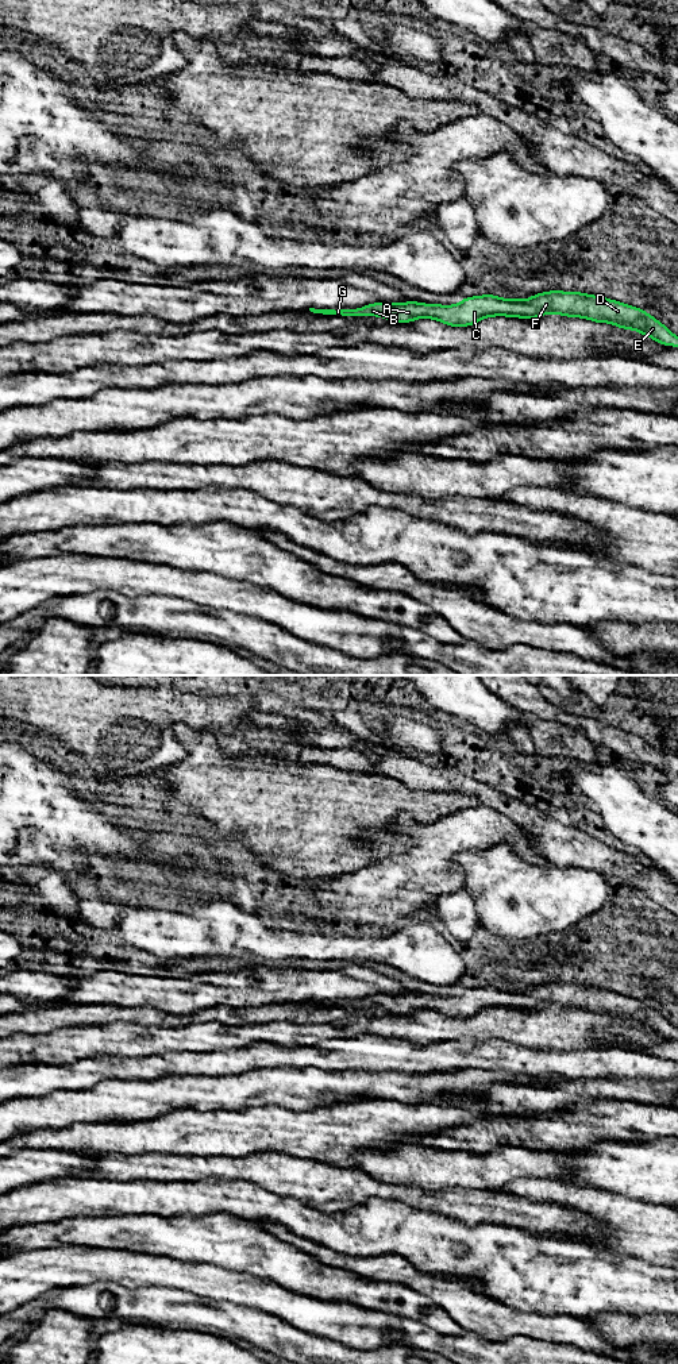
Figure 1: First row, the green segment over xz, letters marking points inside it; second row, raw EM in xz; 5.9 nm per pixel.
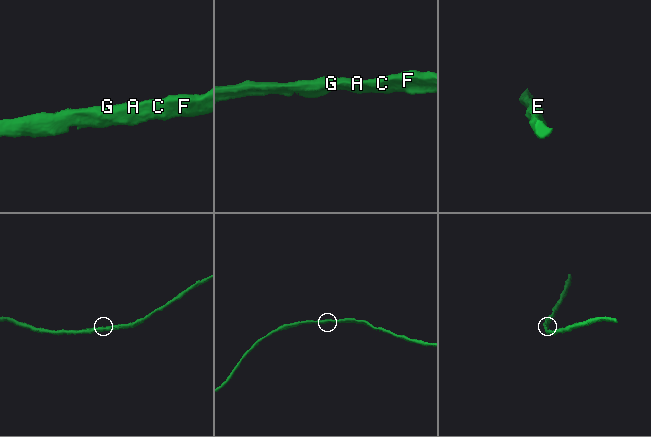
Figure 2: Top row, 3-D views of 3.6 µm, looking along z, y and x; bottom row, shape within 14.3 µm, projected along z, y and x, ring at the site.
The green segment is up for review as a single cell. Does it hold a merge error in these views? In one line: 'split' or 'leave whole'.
leave whole

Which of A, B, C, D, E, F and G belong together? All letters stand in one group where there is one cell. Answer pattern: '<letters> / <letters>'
A B C D E F G

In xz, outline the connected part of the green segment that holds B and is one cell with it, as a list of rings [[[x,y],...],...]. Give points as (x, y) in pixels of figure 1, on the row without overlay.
[[[544,983],[527,991],[506,991],[493,986],[463,990],[457,997],[423,994],[375,994],[358,1001],[315,1001],[313,1005],[325,1007],[380,1007],[392,1014],[409,1014],[416,1010],[435,1010],[451,1018],[467,1018],[492,1007],[535,1010],[546,1005],[570,1009],[583,1009],[597,1014],[610,1014],[625,1021],[652,1029],[655,1033],[678,1039],[678,1029],[660,1013],[643,1001],[578,983]]]

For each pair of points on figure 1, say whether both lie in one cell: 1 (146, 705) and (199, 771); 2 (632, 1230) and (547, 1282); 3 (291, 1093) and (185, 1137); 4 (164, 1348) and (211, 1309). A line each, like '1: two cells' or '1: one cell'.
1: two cells
2: two cells
3: two cells
4: two cells

